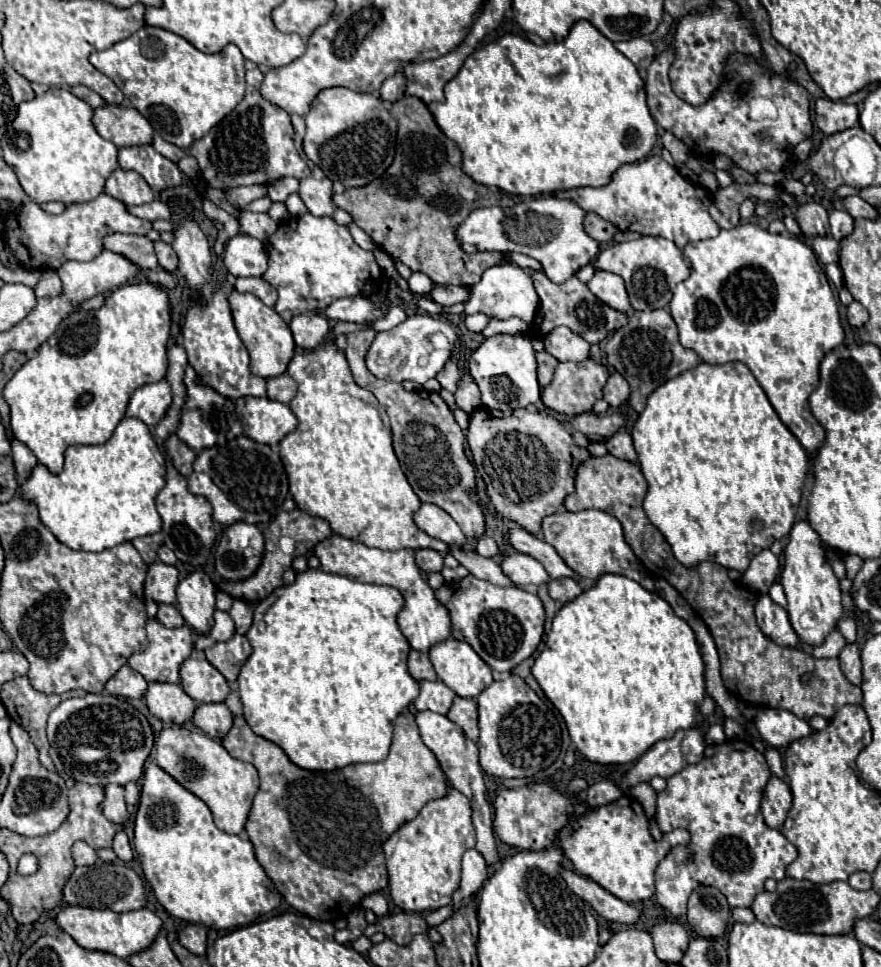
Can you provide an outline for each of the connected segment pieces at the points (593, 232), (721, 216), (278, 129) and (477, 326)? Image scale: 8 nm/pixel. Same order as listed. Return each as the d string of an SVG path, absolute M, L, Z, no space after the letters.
M589 212L585 218L585 230L589 232L589 236L593 236L597 242L603 242L603 244L607 244L607 242L611 244L617 234L617 228L611 222L603 220L601 216L597 216L593 212Z
M731 184L727 188L719 188L713 196L713 202L709 206L711 218L721 228L735 228L741 222L739 206L743 200L755 197L760 201L774 203L781 206L783 203L779 198L781 188L777 186L765 186L765 184Z
M257 68L249 70L245 98L237 104L237 108L231 114L227 114L215 128L211 128L209 134L197 140L193 148L189 148L187 152L161 140L161 136L157 134L153 136L153 148L165 158L171 158L173 162L181 160L185 154L193 156L199 162L199 170L205 184L223 192L247 184L271 184L287 176L309 176L309 168L305 160L299 156L293 142L293 126L289 114L279 106L273 106L259 94L261 82L263 74Z
M481 312L465 318L465 324L467 324L467 328L469 328L471 332L481 332L481 328L485 328L487 322L489 322L489 316L485 316L485 314L481 314Z

